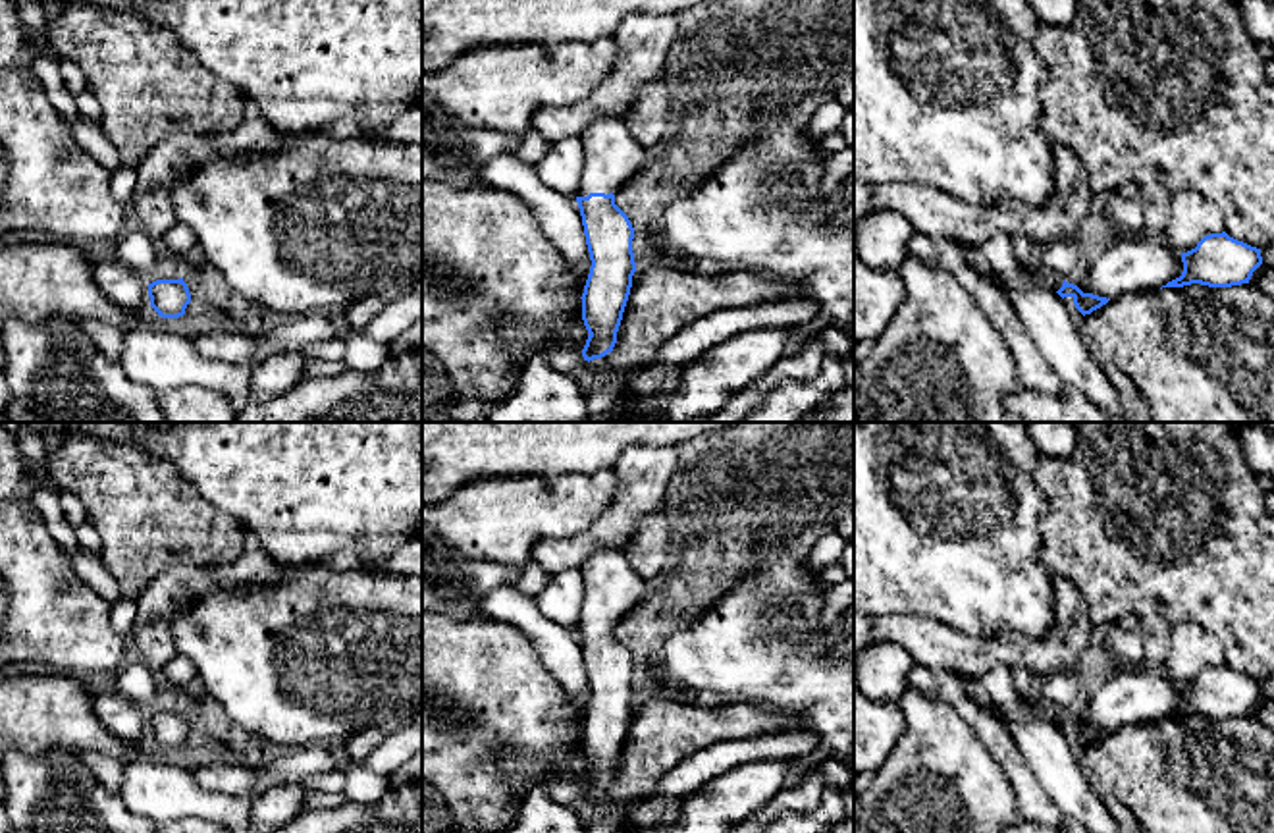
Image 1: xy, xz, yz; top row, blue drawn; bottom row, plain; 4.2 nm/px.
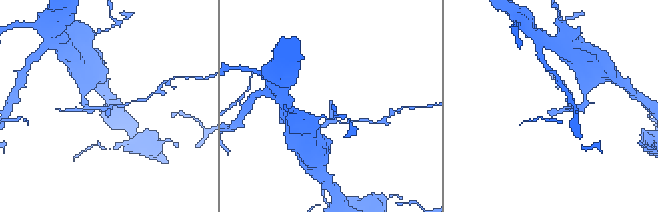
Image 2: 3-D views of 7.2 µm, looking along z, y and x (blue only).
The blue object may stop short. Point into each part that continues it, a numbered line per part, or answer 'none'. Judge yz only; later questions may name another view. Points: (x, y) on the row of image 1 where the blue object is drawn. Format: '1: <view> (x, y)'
1: yz (1045, 278)

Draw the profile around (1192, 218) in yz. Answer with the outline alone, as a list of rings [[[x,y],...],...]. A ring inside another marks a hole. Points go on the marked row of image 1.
[[[1180,191],[1172,195],[1172,214],[1166,226],[1166,237],[1172,249],[1187,253],[1210,233],[1226,231],[1222,212],[1197,191]]]

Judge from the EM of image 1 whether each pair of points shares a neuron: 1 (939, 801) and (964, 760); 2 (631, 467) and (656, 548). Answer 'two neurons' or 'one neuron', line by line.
1: one neuron
2: two neurons

